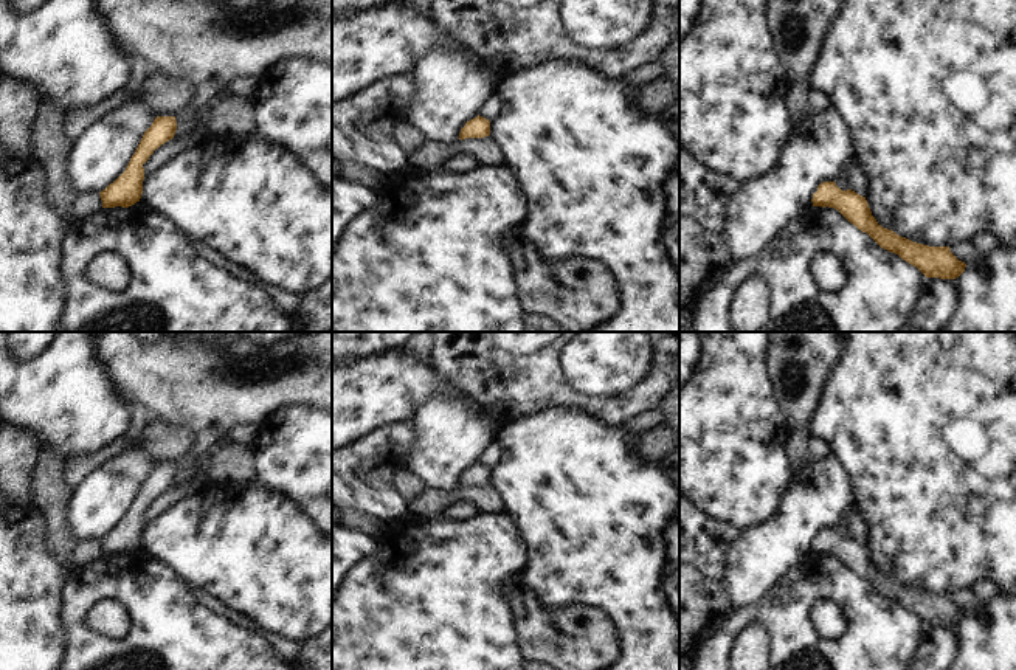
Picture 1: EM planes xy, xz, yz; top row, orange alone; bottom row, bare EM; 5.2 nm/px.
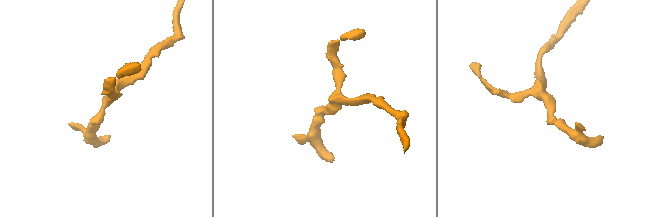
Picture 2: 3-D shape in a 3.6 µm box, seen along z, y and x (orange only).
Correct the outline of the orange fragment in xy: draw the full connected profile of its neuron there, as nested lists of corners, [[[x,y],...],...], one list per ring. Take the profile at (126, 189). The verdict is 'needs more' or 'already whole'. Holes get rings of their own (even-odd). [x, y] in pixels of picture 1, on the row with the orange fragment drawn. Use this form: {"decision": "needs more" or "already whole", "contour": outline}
{"decision": "already whole", "contour": [[[157,116],[152,126],[144,132],[135,154],[126,171],[99,192],[102,208],[129,208],[140,202],[143,194],[144,168],[155,149],[172,140],[177,130],[175,116]]]}

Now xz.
{"decision": "already whole", "contour": [[[478,115],[476,118],[467,121],[465,126],[461,129],[459,140],[484,138],[489,135],[490,135],[490,121]]]}

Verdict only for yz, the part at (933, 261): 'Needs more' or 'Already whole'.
Already whole.

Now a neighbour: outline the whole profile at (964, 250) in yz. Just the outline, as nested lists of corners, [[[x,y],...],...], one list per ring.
[[[960,240],[949,247],[951,253],[962,262],[977,265],[980,268],[987,267],[987,256],[980,253],[971,240]]]

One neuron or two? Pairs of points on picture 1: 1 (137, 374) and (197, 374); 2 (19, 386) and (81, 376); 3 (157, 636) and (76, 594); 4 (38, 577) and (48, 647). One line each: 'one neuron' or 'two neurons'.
1: one neuron
2: one neuron
3: one neuron
4: one neuron

